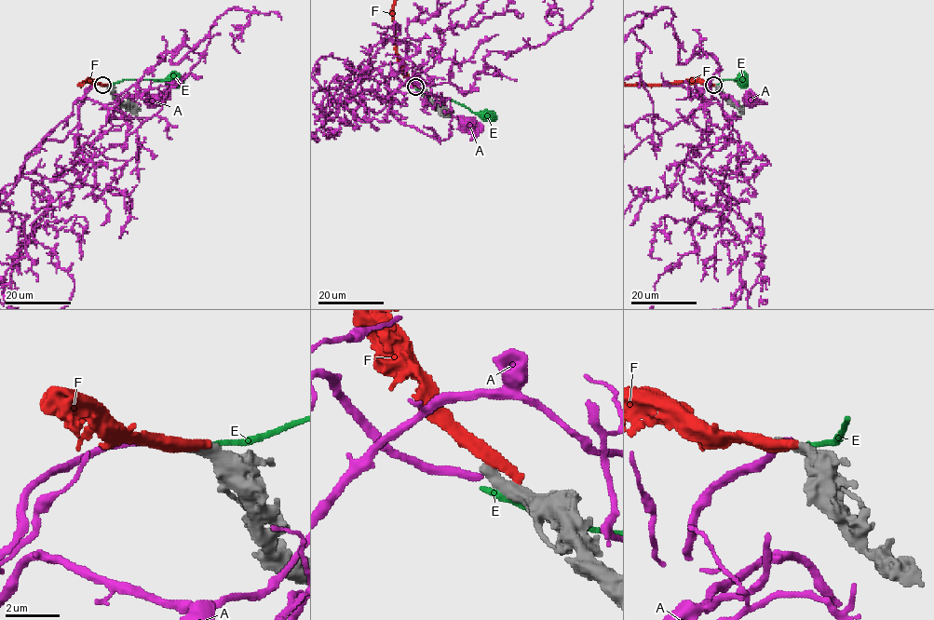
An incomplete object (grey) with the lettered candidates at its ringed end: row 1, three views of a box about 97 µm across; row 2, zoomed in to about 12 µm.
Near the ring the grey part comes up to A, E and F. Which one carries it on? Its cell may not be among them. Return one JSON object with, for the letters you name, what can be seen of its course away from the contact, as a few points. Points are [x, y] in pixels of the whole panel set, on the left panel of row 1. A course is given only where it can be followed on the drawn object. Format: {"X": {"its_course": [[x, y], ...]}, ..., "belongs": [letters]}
{"belongs": []}

